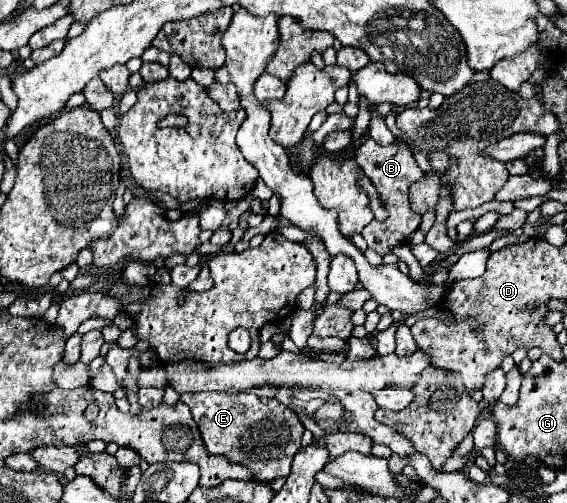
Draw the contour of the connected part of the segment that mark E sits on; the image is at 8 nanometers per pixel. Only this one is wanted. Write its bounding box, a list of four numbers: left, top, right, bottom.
[180,391,304,483]

